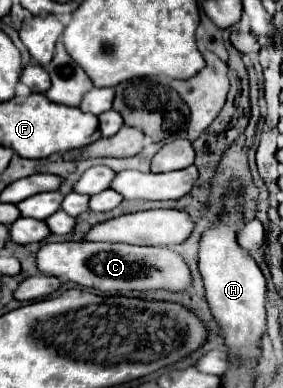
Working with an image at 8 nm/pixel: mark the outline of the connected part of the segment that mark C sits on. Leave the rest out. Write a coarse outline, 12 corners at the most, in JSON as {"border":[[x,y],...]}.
{"border":[[46,243],[38,271],[104,293],[186,289],[168,247]]}

